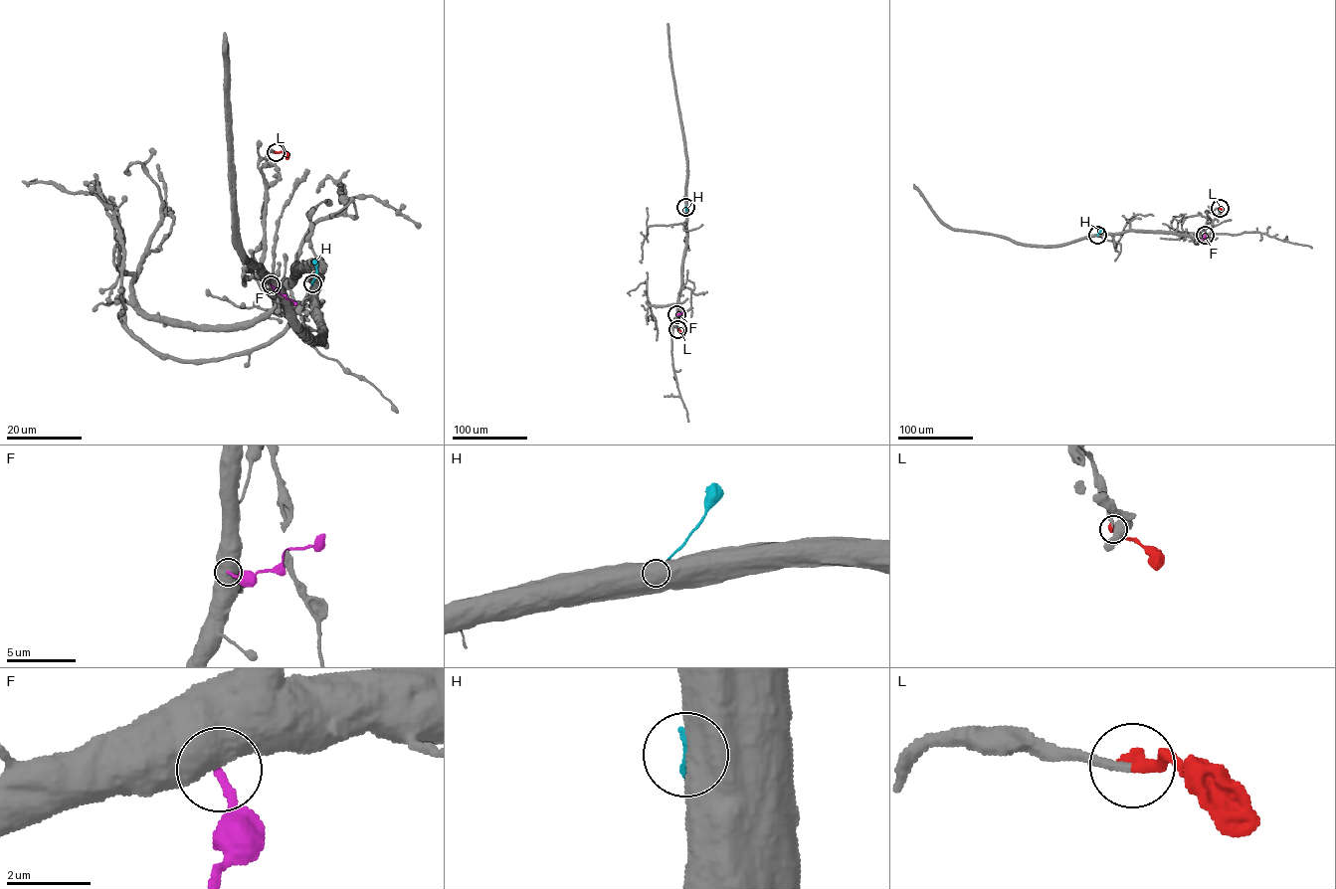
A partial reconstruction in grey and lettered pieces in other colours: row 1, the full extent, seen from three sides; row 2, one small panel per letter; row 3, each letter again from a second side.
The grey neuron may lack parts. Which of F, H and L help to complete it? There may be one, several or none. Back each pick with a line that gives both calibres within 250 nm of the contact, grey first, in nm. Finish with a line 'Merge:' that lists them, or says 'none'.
L: Thickness 200 nm (grey) against 340 nm
Merge: L

